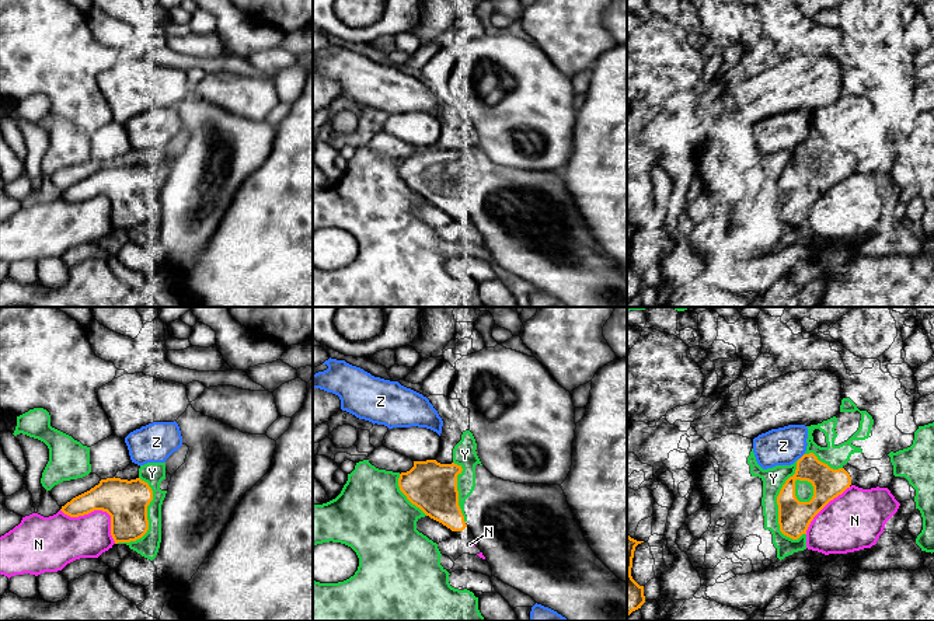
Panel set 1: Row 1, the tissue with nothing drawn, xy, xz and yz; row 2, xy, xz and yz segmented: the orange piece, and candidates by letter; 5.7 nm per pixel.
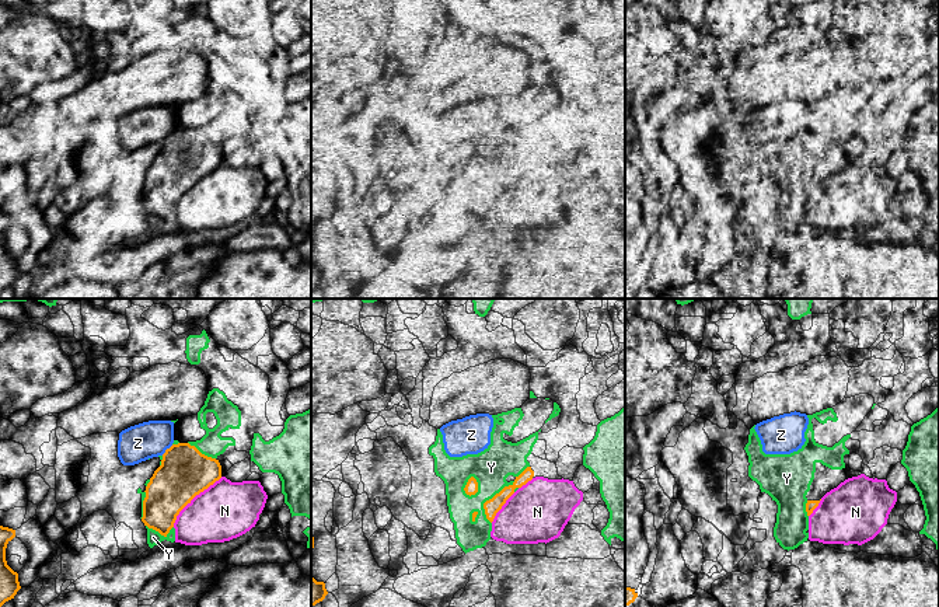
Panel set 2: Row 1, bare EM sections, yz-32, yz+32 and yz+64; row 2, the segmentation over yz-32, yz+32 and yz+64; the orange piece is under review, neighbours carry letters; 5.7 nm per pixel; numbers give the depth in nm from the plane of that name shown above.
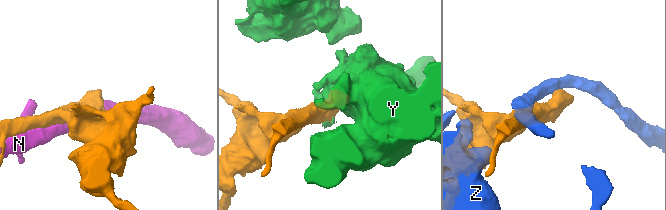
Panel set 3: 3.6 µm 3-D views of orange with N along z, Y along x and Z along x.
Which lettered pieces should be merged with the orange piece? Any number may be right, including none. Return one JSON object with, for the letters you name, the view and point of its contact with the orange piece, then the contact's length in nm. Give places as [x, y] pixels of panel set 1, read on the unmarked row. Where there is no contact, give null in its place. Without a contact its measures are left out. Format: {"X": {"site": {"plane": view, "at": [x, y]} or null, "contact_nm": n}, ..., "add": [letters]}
{"add": []}

